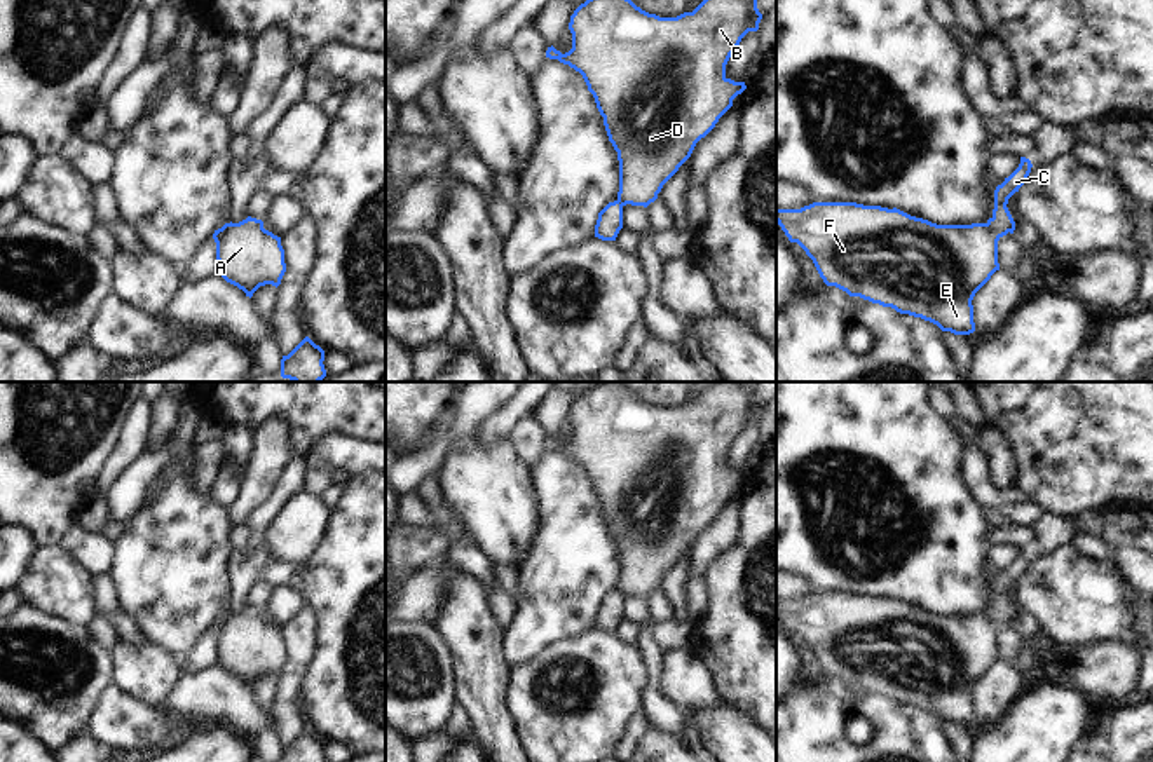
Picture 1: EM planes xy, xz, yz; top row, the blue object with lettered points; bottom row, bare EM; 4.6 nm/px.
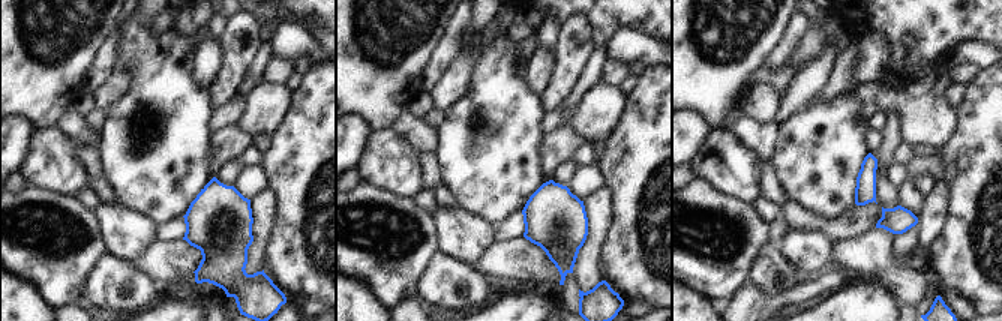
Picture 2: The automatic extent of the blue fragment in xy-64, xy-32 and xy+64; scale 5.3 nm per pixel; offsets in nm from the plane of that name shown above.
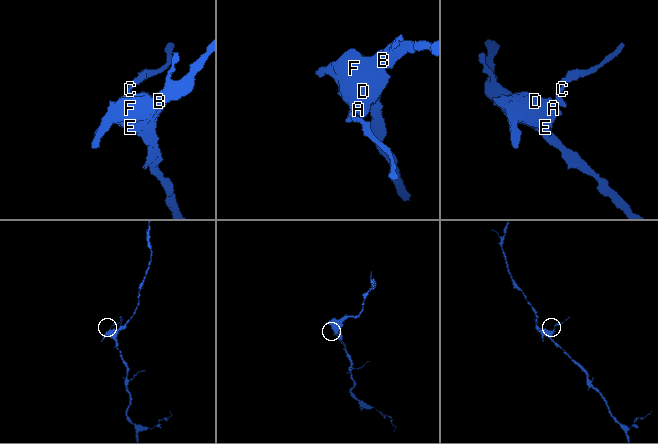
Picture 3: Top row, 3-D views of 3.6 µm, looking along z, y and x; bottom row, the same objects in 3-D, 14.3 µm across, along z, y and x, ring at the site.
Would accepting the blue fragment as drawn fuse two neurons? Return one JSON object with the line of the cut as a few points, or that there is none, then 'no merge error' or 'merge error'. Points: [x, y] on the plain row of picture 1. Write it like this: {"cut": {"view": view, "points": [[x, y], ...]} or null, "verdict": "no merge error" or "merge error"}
{"cut": {"view": "yz", "points": [[984, 614], [998, 628]]}, "verdict": "merge error"}

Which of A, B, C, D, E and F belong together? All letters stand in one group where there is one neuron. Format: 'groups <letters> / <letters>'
groups A B D E F / C

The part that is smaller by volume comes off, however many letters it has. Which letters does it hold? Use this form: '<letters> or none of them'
C

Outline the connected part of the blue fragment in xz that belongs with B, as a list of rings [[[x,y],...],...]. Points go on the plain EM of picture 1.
[[[717,382],[706,387],[692,403],[677,408],[659,408],[637,398],[630,389],[617,384],[602,384],[588,389],[570,406],[572,439],[565,445],[553,436],[546,448],[558,450],[579,462],[593,485],[604,516],[617,542],[619,582],[617,591],[626,596],[644,596],[658,589],[663,575],[691,548],[696,534],[705,528],[719,509],[741,485],[745,473],[726,467],[726,455],[748,422],[757,422],[762,405],[757,399],[757,382],[738,385]]]

